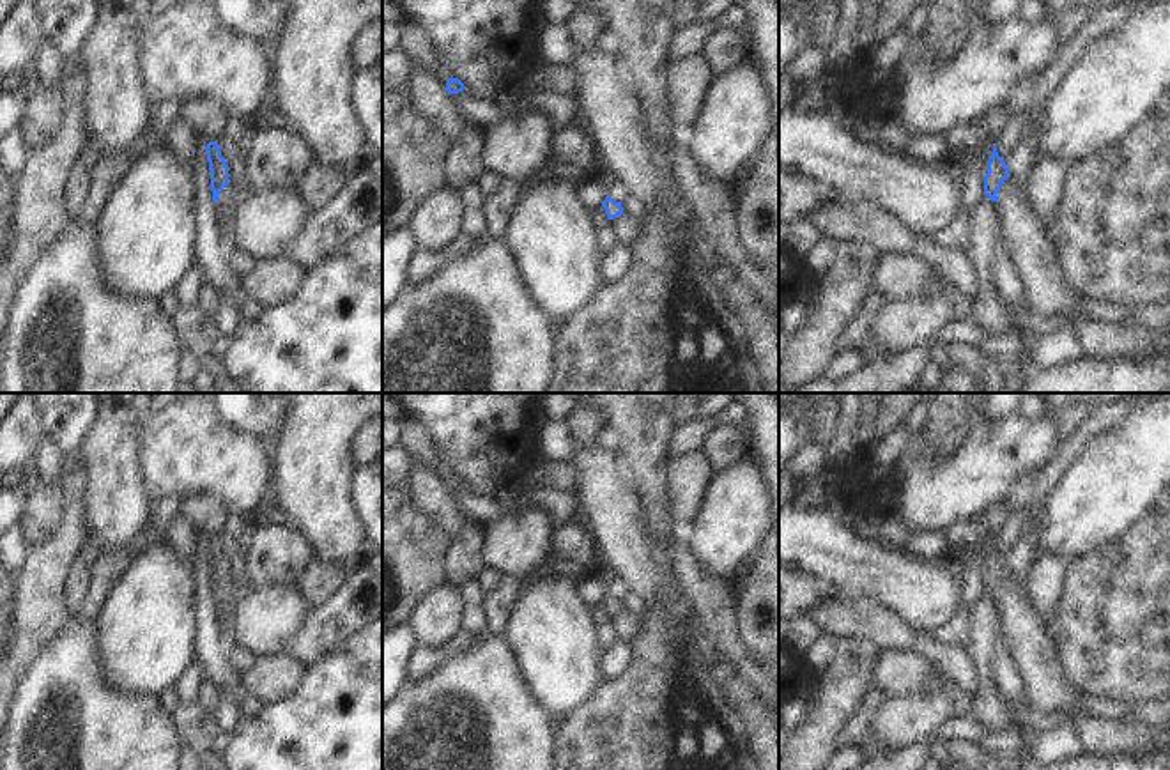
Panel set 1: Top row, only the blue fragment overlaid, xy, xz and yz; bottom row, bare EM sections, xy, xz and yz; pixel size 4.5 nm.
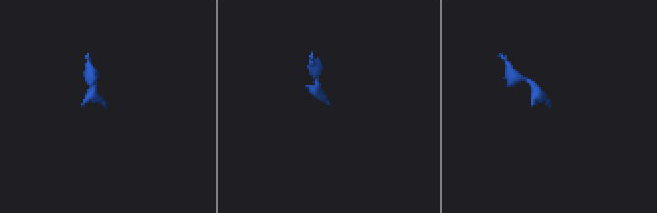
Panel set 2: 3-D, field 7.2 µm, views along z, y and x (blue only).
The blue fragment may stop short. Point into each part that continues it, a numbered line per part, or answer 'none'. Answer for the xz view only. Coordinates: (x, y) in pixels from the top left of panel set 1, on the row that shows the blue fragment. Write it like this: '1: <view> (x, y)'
1: xz (445, 73)
2: xz (625, 227)

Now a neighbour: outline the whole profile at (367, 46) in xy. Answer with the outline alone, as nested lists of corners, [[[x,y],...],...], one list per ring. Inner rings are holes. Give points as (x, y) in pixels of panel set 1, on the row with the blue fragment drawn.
[[[366,25],[352,41],[354,71],[375,67],[382,53],[382,27]]]

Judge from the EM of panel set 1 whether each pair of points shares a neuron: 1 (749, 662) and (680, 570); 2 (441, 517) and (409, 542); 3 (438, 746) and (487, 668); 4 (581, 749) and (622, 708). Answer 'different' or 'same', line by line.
1: same
2: different
3: same
4: same

